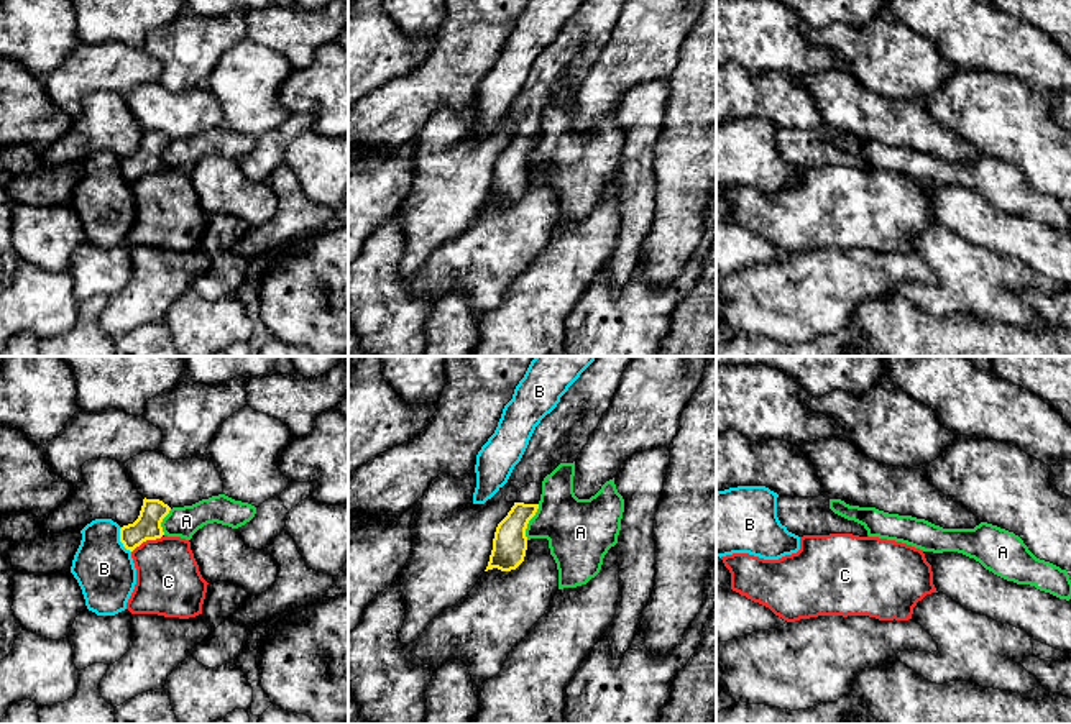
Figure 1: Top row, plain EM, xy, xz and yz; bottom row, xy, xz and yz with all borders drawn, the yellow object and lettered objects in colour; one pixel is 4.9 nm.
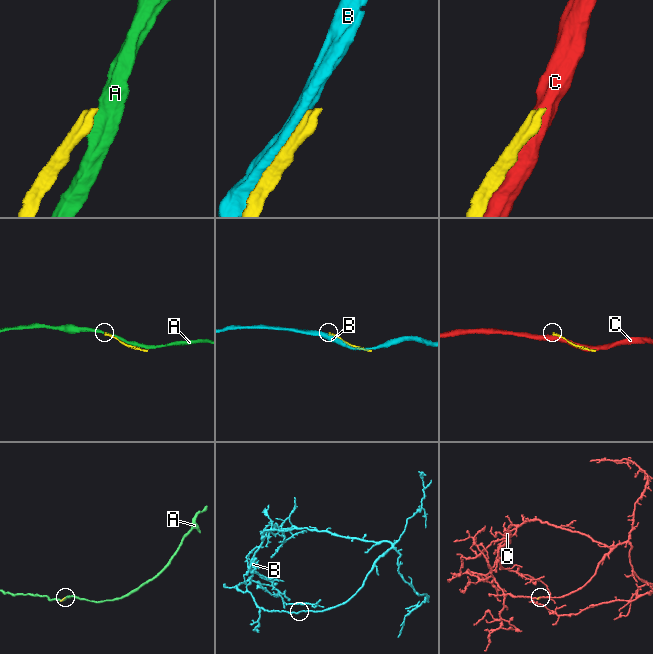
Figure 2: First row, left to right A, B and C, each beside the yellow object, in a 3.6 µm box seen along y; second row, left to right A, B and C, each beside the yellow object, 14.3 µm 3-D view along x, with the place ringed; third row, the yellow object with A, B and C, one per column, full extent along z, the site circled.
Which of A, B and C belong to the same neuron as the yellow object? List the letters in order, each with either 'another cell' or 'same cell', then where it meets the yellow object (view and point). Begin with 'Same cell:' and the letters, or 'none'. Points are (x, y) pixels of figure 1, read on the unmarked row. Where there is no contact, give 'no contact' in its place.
Same cell: none
A: another cell; meets yellow in xz at (528, 155)
B: another cell; meets yellow in xy at (120, 173)
C: another cell; meets yellow in xy at (147, 171)

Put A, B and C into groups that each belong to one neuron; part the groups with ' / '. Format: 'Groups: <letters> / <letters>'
Groups: A / B / C

